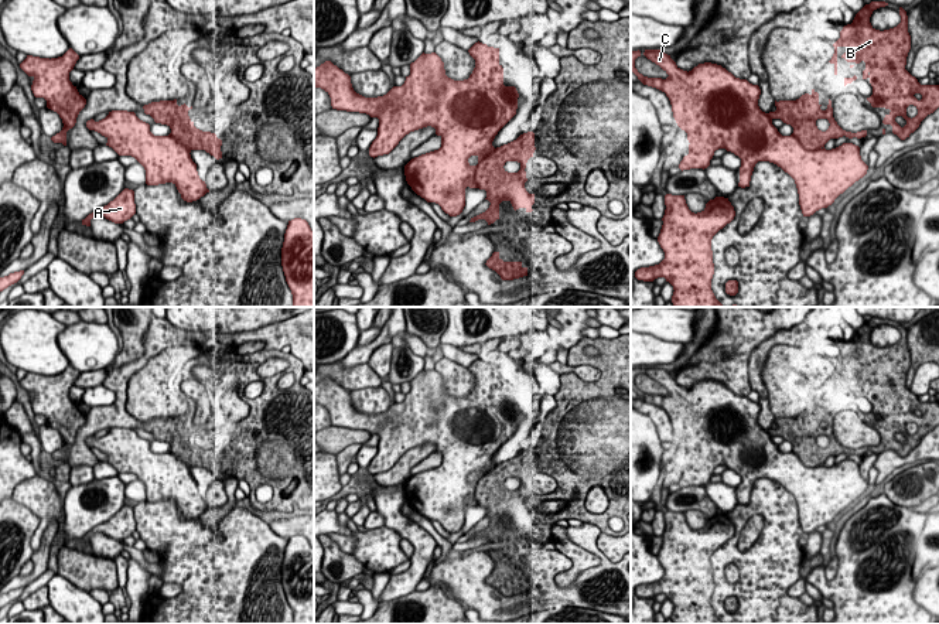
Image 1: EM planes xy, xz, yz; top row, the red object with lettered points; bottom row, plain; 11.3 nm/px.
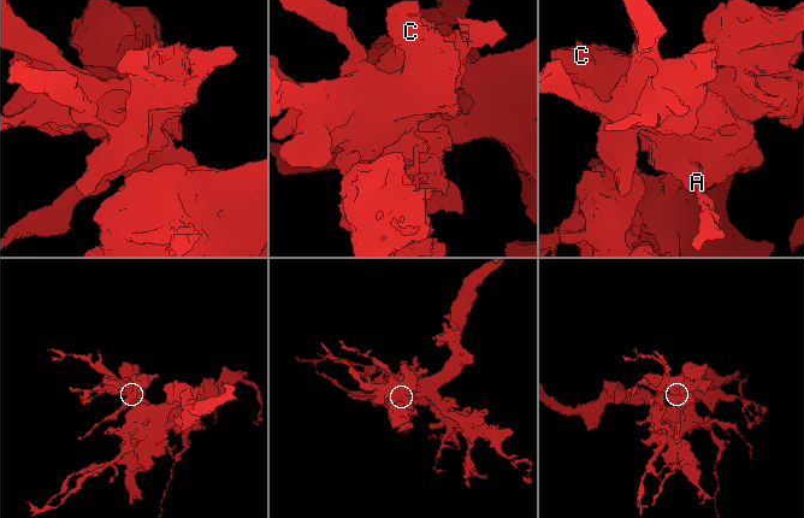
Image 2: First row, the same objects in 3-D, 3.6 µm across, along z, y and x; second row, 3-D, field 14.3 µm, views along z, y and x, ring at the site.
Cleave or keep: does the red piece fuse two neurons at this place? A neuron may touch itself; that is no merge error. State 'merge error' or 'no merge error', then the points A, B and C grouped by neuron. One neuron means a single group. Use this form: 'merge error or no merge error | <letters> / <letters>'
merge error | A C / B

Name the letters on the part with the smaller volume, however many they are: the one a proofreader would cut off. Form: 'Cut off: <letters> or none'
Cut off: B

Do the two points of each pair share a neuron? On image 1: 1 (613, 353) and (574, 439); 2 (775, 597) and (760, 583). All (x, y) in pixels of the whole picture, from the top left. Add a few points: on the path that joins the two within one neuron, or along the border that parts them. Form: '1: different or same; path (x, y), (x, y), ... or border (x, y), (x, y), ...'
1: same; path (613, 374), (613, 401), (596, 418)
2: same; path (771, 594), (764, 587)

